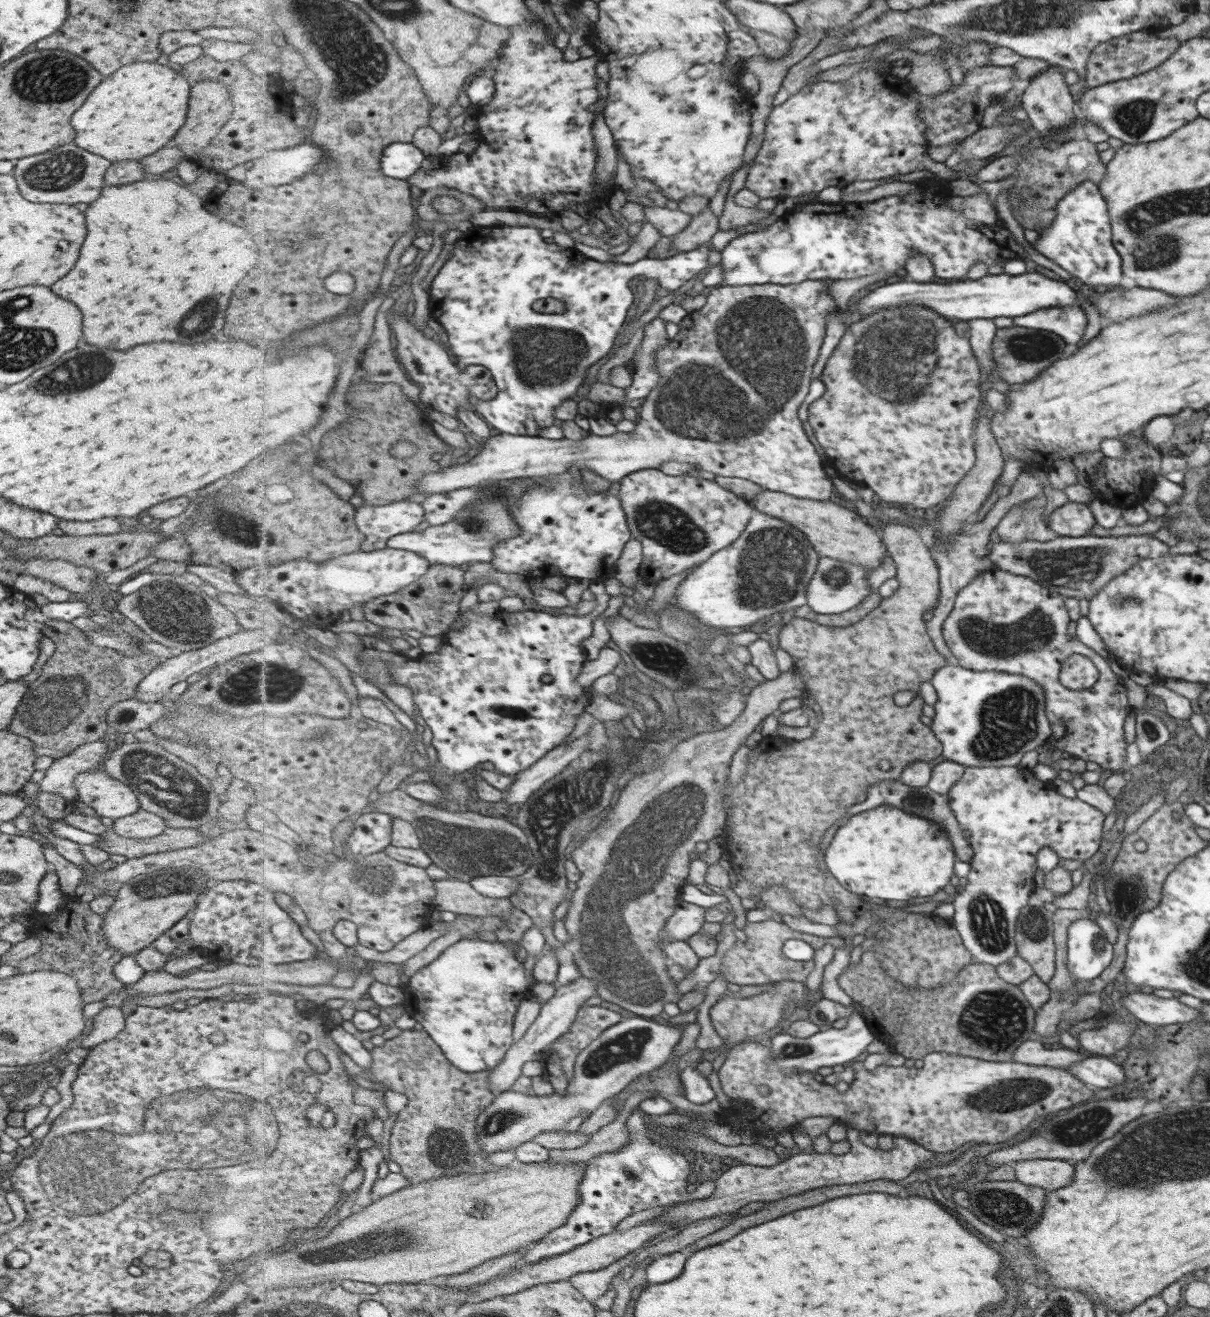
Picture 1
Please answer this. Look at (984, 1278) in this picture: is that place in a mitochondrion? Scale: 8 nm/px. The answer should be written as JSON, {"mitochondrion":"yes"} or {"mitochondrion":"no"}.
{"mitochondrion":"no"}

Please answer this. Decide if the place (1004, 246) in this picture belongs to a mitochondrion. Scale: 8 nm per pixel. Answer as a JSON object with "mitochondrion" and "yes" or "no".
{"mitochondrion":"no"}

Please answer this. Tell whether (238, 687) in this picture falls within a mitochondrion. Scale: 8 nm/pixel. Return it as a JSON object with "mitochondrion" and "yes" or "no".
{"mitochondrion":"yes"}

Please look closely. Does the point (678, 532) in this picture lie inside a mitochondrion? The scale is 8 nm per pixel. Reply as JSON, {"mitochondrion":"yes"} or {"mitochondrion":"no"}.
{"mitochondrion":"yes"}

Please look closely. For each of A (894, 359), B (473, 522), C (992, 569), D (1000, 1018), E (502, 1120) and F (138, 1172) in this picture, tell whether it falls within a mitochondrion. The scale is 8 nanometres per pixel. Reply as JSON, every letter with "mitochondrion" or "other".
{"A":"mitochondrion","B":"mitochondrion","C":"other","D":"mitochondrion","E":"mitochondrion","F":"mitochondrion"}

